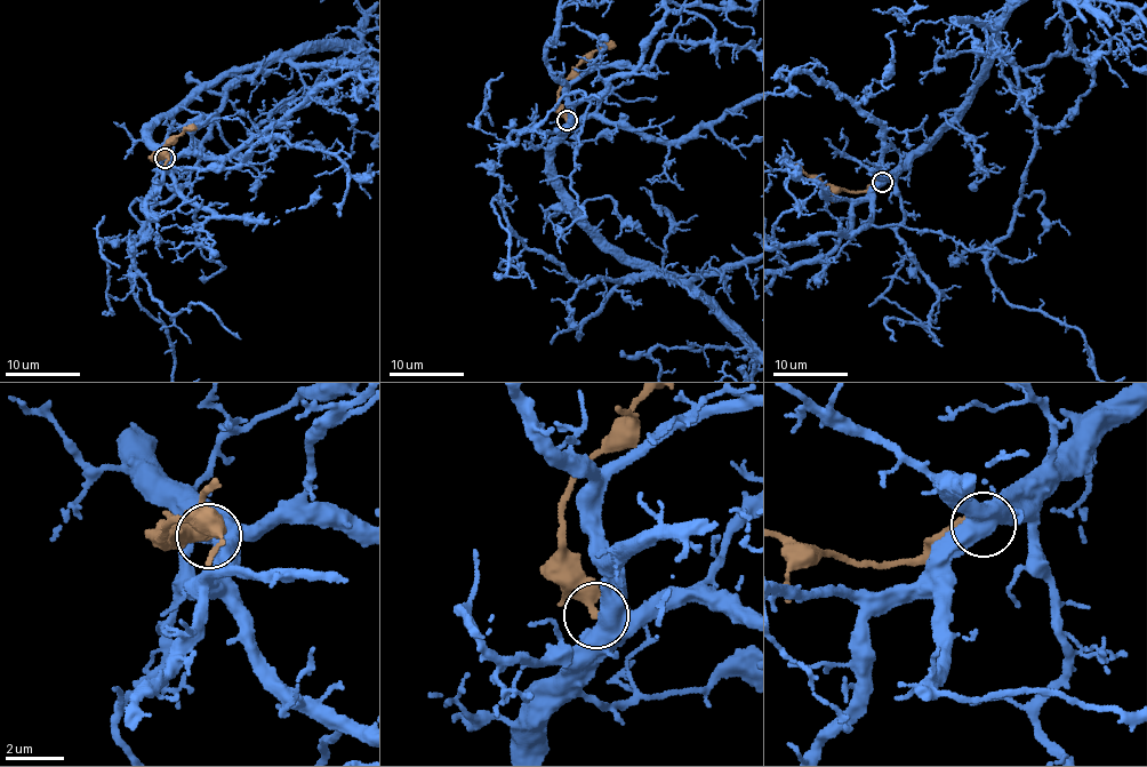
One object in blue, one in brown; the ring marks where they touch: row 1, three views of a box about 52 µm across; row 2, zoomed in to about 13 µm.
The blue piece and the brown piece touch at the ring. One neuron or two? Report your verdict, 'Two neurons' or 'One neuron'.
Two neurons

